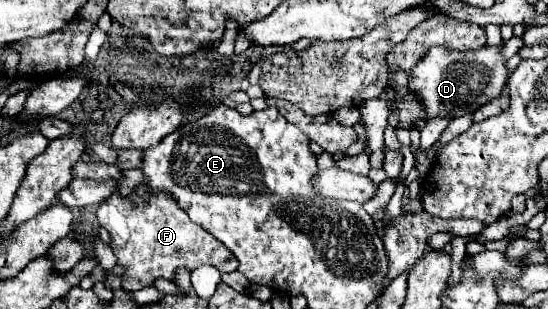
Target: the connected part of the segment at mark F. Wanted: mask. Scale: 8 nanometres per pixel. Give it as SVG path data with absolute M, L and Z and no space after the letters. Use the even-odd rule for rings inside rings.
M136 186L128 198L120 198L120 194L112 194L98 208L100 226L106 228L112 236L112 250L118 260L126 268L122 276L124 290L140 290L152 286L154 278L174 280L174 270L178 266L188 266L190 270L210 264L220 272L234 272L238 268L238 260L222 242L206 234L206 230L198 228L190 222L188 214L174 206L174 200L168 194L150 194L146 186Z

